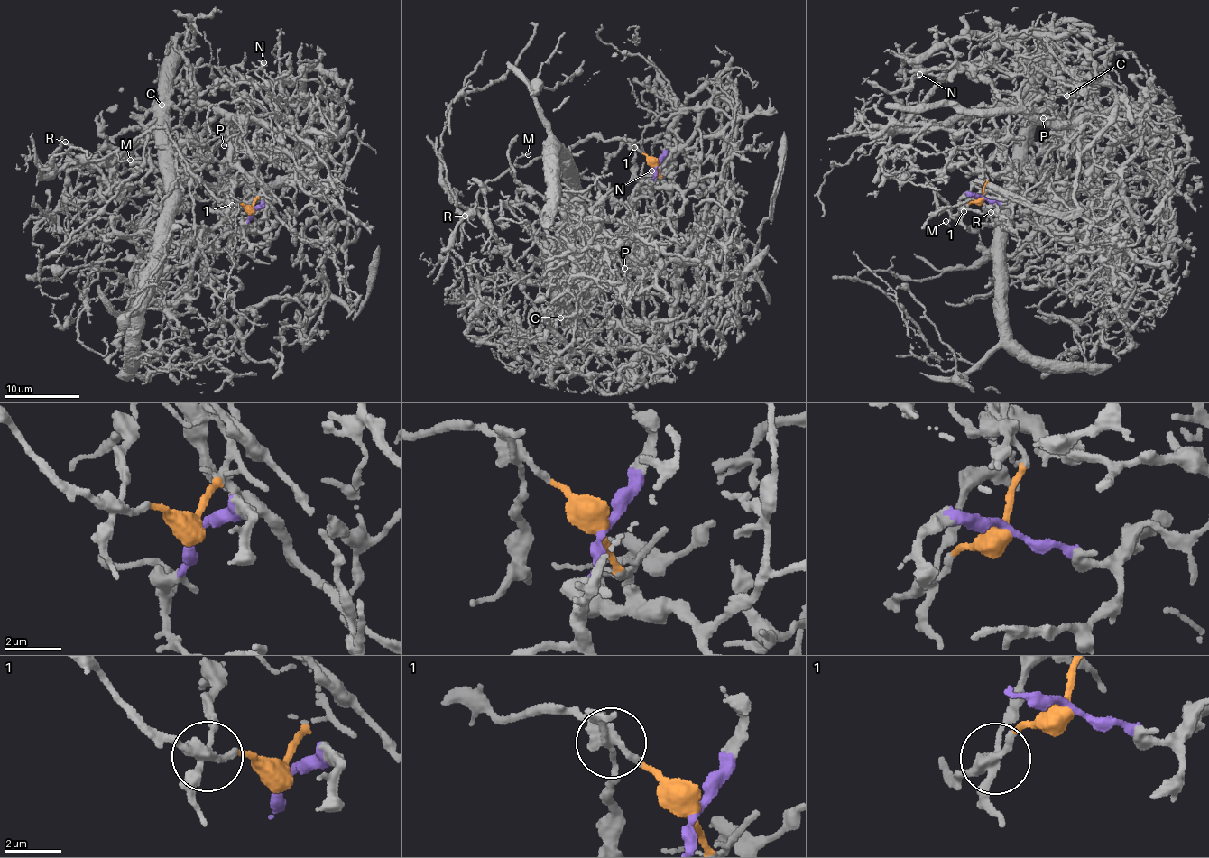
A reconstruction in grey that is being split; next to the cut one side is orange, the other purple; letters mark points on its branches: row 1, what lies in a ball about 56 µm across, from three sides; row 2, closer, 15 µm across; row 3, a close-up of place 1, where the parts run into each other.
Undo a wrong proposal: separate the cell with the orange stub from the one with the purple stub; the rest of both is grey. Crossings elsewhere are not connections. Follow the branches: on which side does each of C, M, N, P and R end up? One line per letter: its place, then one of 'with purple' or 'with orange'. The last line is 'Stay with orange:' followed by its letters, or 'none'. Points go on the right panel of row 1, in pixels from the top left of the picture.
C: (1066, 96) | with purple
M: (945, 221) | with orange
N: (919, 74) | with purple
P: (1043, 118) | with purple
R: (991, 212) | with orange
Stay with orange: M, R

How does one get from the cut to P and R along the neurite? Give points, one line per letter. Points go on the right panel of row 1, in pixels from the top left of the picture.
P: (982, 198), (1011, 205), (1041, 188), (992, 173), (978, 153), (1027, 115), (1044, 119)
R: (982, 198), (954, 216), (938, 209), (935, 187), (927, 181), (969, 231), (985, 224), (990, 212)

